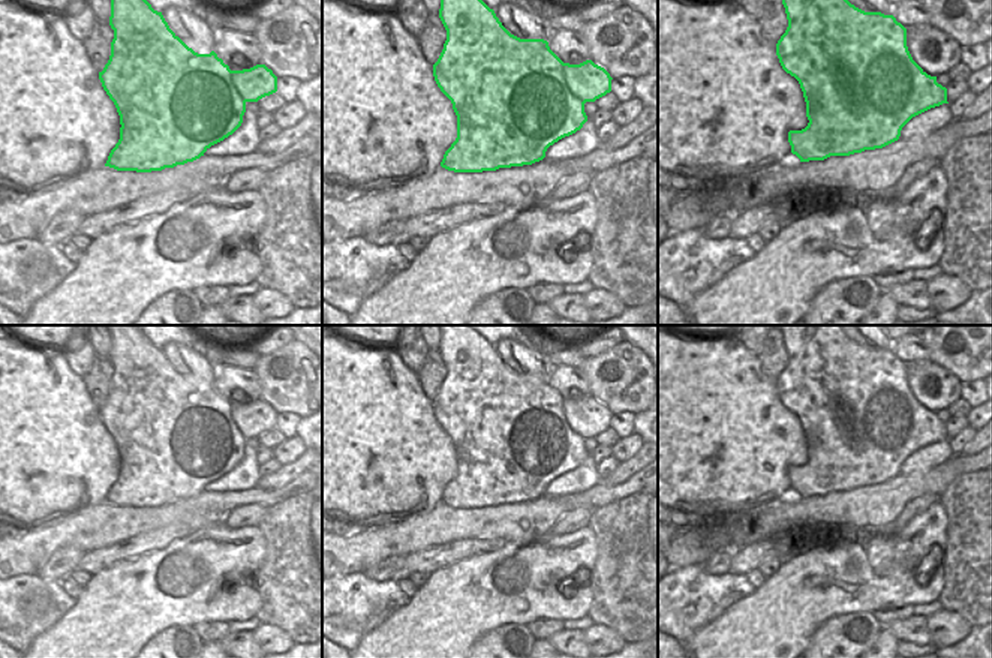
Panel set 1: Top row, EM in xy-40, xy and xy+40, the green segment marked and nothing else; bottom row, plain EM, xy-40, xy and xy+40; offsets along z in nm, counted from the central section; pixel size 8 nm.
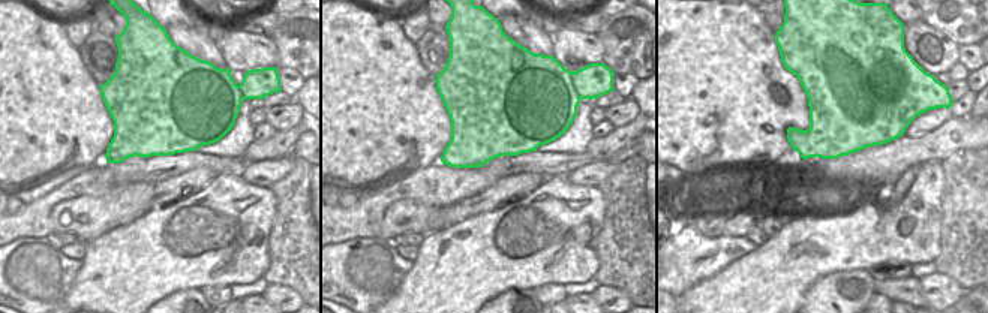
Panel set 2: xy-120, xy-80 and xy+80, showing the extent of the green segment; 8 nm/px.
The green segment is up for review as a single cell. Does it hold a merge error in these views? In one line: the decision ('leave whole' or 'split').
split

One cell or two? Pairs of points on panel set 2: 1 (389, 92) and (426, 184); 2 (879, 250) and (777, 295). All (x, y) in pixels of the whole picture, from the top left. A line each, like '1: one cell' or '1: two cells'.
1: two cells
2: one cell

